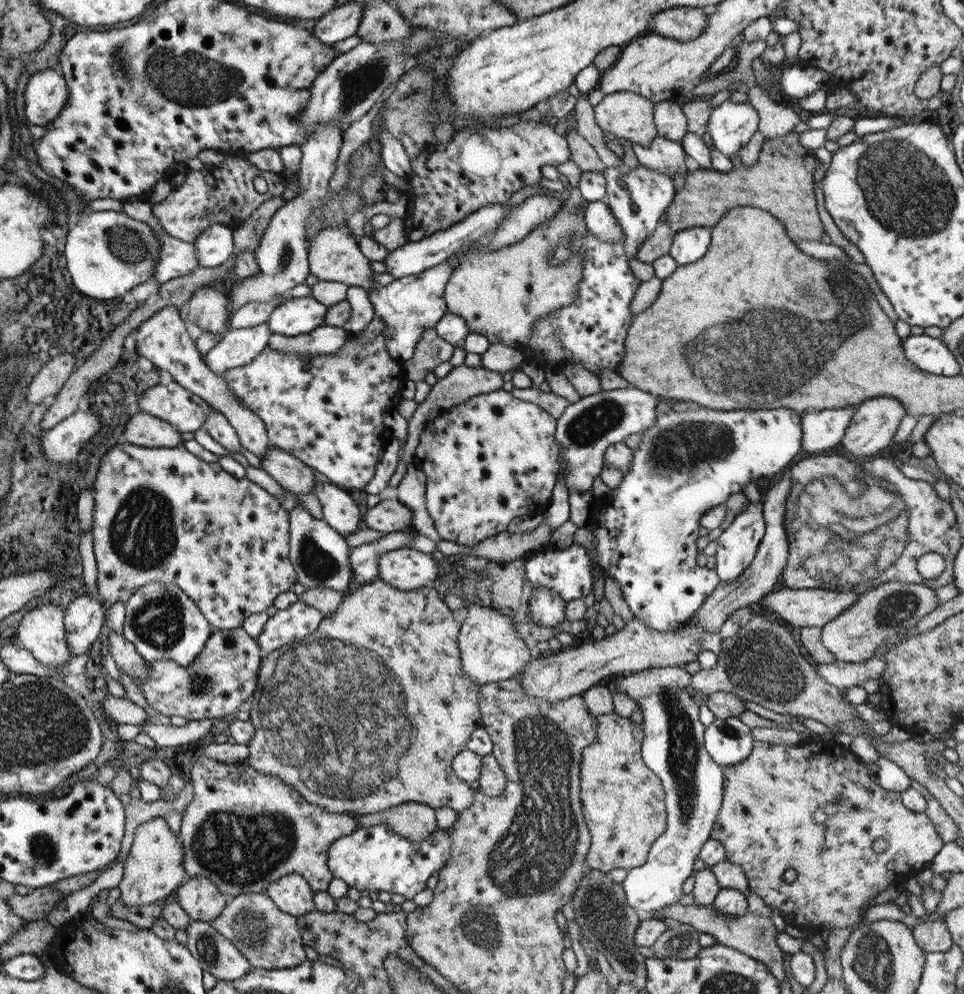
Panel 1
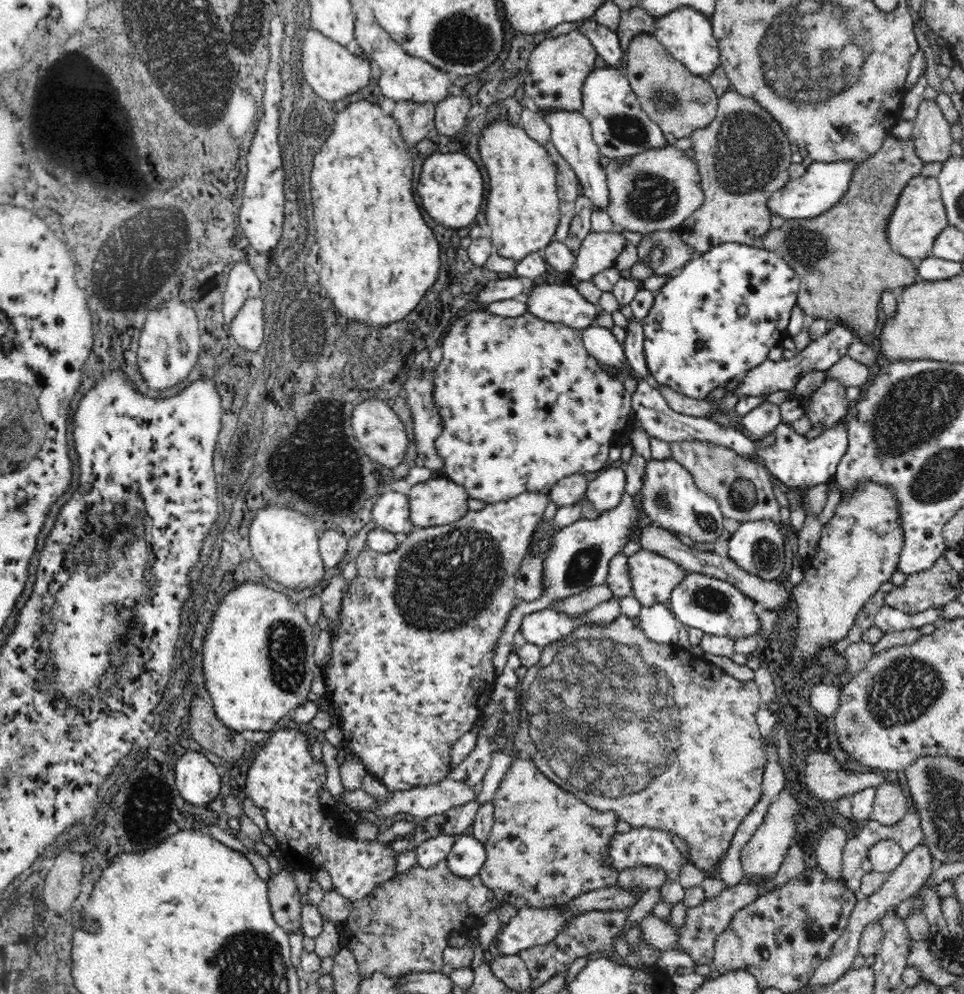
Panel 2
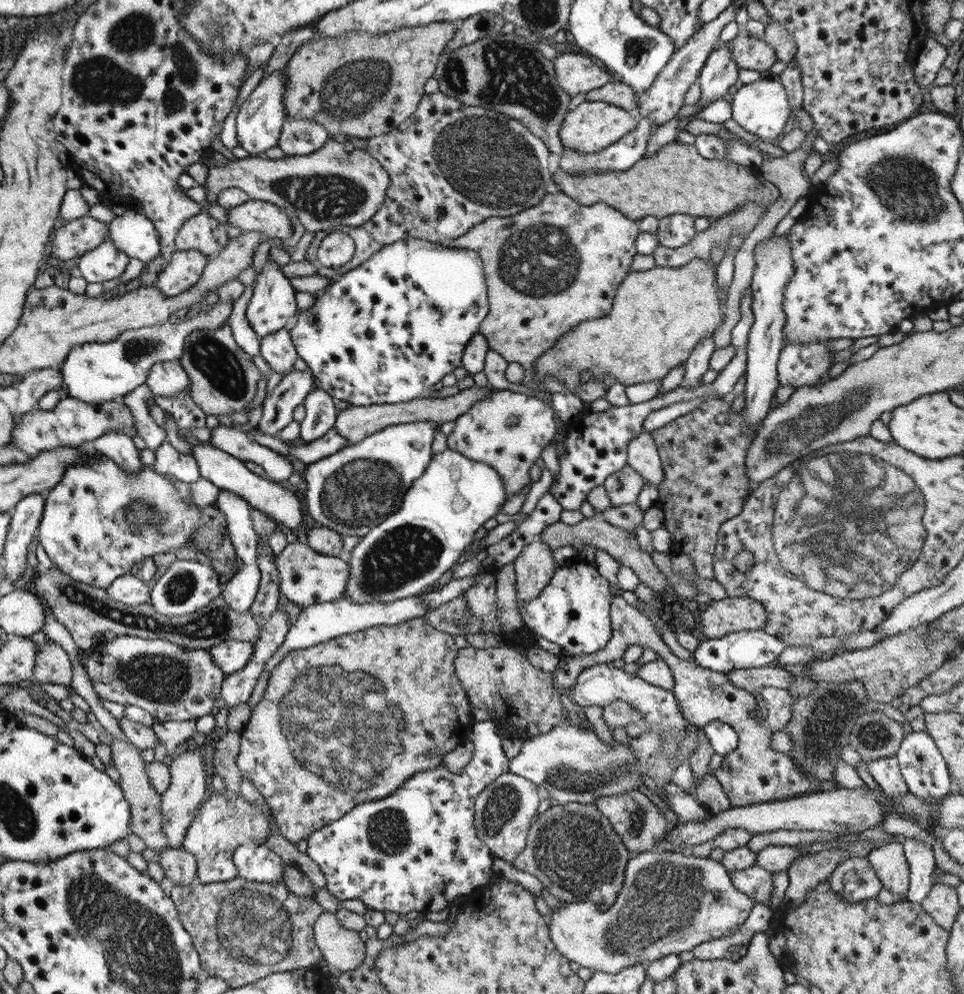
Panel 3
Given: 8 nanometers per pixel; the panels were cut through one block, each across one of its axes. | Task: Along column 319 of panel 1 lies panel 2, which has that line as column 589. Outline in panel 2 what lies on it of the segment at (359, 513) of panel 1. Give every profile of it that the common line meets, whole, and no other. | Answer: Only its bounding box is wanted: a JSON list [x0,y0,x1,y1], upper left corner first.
[582,466,626,512]

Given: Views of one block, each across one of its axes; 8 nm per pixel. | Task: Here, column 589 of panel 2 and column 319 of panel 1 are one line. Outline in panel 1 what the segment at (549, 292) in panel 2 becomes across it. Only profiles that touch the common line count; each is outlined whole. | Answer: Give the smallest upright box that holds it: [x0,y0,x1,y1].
[267,294,327,336]

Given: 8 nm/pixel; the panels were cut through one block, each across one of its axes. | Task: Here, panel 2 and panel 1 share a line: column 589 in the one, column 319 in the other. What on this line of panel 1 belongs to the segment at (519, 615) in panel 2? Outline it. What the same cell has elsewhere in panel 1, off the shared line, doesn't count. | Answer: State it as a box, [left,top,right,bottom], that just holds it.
[289,508,353,594]

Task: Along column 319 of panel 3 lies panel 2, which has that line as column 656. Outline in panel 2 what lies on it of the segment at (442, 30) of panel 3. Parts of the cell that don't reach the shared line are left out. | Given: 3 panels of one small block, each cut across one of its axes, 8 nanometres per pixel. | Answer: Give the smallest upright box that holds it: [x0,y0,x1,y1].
[624,34,718,144]

